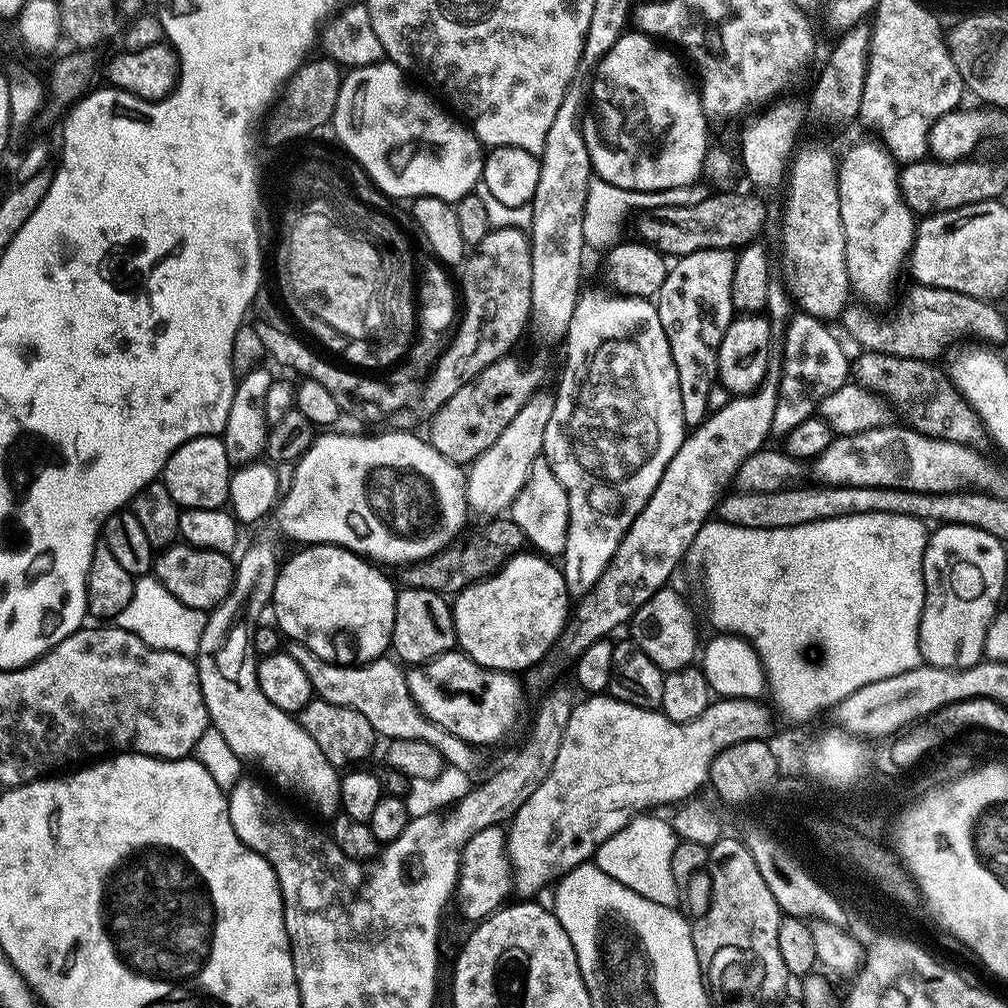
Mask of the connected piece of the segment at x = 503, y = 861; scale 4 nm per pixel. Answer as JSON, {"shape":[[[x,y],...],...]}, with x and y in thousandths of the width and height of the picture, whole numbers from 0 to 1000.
{"shape":[[[488,818],[486,820],[480,820],[470,829],[470,831],[464,833],[460,840],[459,847],[457,849],[457,856],[460,863],[455,866],[452,879],[450,882],[452,896],[456,901],[457,907],[467,915],[475,915],[479,912],[483,912],[488,908],[493,901],[499,898],[499,893],[504,885],[507,886],[507,857],[504,854],[503,849],[503,826],[497,818]]]}

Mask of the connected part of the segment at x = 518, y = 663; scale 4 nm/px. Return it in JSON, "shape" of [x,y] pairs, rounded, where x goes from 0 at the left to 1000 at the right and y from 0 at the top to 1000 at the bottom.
{"shape":[[[517,550],[514,552],[509,552],[507,556],[503,556],[500,563],[496,564],[495,567],[491,567],[489,571],[483,571],[481,575],[476,575],[472,579],[468,579],[465,583],[459,583],[457,587],[451,588],[450,598],[448,599],[448,612],[450,613],[450,621],[452,622],[452,637],[455,646],[460,647],[465,651],[470,657],[474,657],[480,663],[489,663],[491,667],[507,667],[509,669],[516,669],[519,663],[524,663],[523,665],[528,665],[533,662],[541,654],[540,651],[544,646],[551,644],[553,642],[556,626],[560,624],[560,620],[563,618],[563,613],[565,610],[565,595],[563,599],[563,594],[565,594],[565,588],[562,577],[560,576],[559,566],[555,563],[552,563],[547,555],[541,554],[536,550]]]}

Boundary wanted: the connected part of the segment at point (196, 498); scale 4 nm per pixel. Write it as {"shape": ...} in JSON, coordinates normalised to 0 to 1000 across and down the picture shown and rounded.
{"shape":[[[197,433],[177,442],[177,446],[169,450],[161,469],[161,478],[165,486],[169,486],[169,494],[173,494],[180,505],[208,506],[222,504],[227,499],[231,469],[232,461],[226,457],[221,436],[218,433]]]}

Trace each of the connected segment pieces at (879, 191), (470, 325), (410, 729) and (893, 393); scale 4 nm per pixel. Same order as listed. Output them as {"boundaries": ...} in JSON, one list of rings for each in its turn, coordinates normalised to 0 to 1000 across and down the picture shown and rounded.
{"boundaries":[[[[872,141],[849,143],[838,153],[837,160],[832,160],[829,180],[839,232],[839,268],[844,289],[848,293],[850,290],[858,303],[877,302],[885,294],[885,285],[893,269],[896,266],[898,269],[905,242],[909,239],[911,221],[910,215],[892,194],[890,160]]],[[[489,225],[482,236],[478,236],[478,240],[471,242],[463,251],[458,263],[460,271],[456,278],[454,276],[454,290],[458,295],[454,320],[443,338],[443,344],[419,381],[421,390],[417,393],[417,405],[422,411],[434,409],[442,398],[450,395],[450,391],[454,391],[454,387],[458,387],[458,383],[462,383],[462,379],[482,367],[482,363],[501,356],[507,350],[504,348],[515,339],[516,332],[521,331],[527,312],[527,246],[525,235],[517,227]]],[[[286,635],[282,646],[300,661],[300,665],[308,674],[311,688],[316,693],[331,696],[331,700],[347,700],[347,704],[355,704],[355,708],[359,708],[363,716],[371,720],[374,731],[382,735],[427,736],[427,740],[431,740],[431,744],[437,746],[441,759],[453,761],[464,767],[469,765],[473,743],[458,732],[454,732],[454,728],[446,728],[446,724],[438,724],[438,720],[427,716],[427,712],[419,708],[419,704],[413,699],[406,687],[402,666],[399,663],[397,665],[395,663],[397,661],[390,654],[378,653],[360,660],[325,658],[295,635]]],[[[860,347],[852,350],[854,353],[848,354],[844,362],[843,369],[853,381],[862,389],[879,398],[880,404],[890,409],[893,413],[898,413],[900,424],[907,425],[911,429],[920,430],[928,437],[941,437],[950,440],[967,441],[968,436],[974,431],[974,420],[966,406],[962,404],[955,391],[948,385],[948,382],[942,376],[941,370],[937,369],[928,360],[919,357],[908,357],[907,355],[891,355],[883,351],[874,349],[863,349]]]]}

